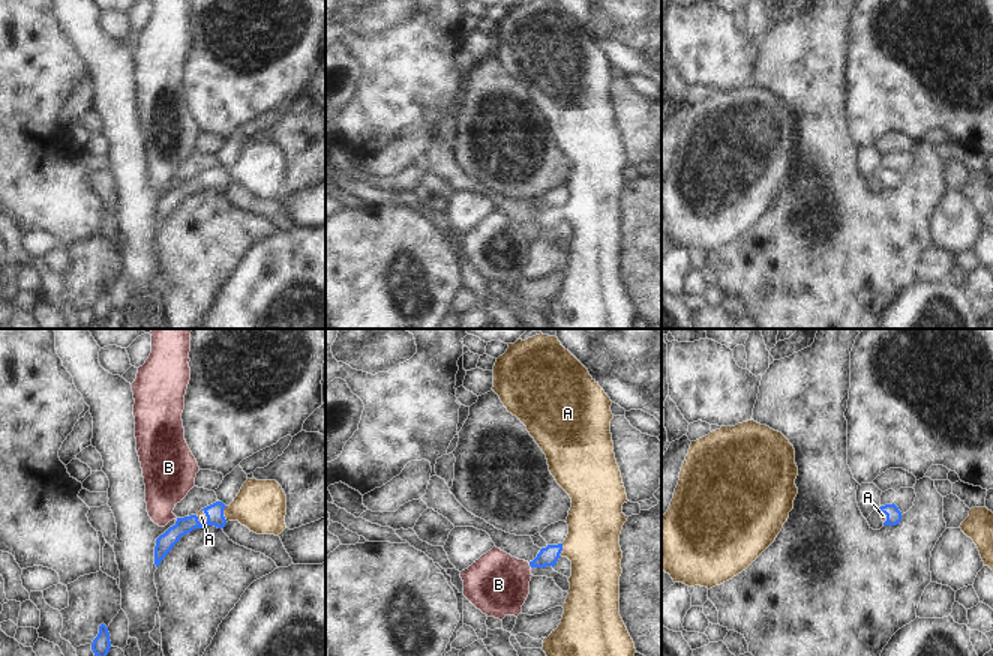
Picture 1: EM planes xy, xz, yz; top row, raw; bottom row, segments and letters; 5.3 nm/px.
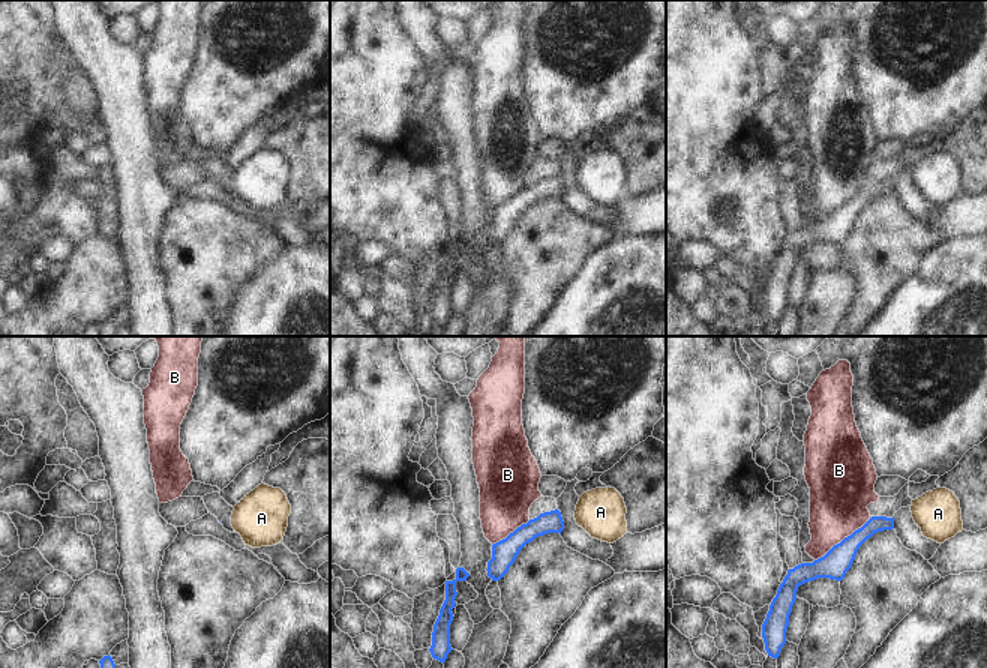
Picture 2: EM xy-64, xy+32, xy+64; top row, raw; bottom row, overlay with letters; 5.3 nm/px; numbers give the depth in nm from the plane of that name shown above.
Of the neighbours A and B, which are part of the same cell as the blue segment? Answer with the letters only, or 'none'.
A.

